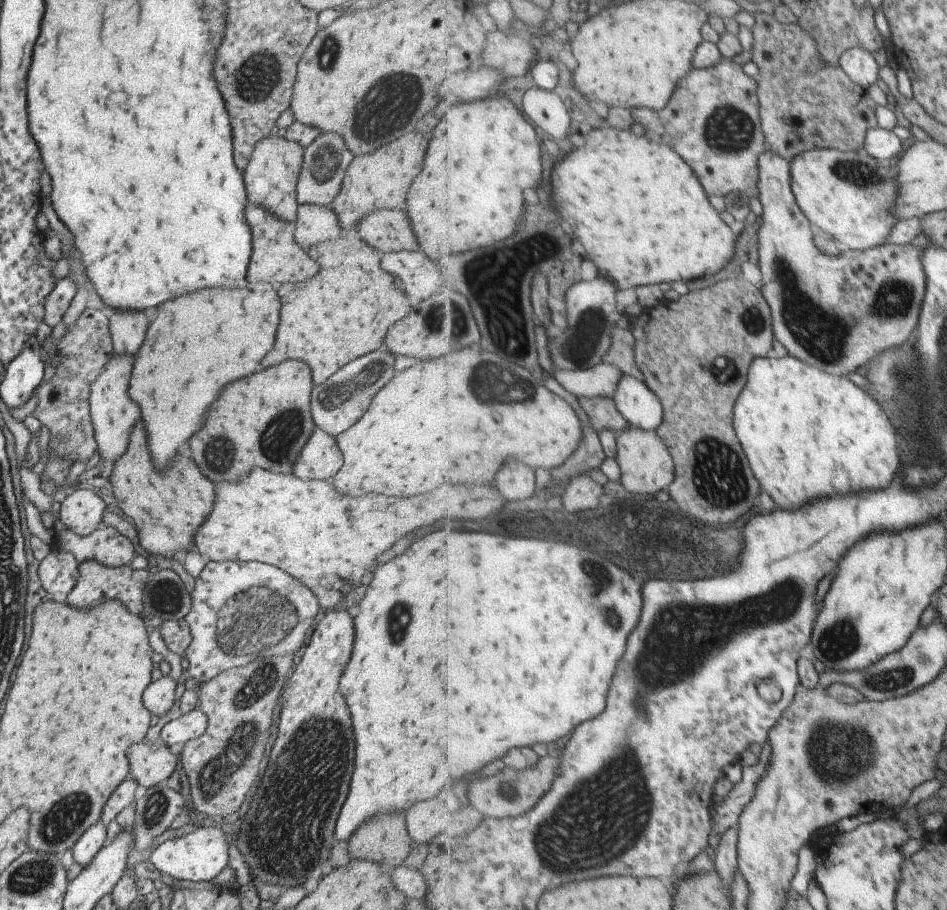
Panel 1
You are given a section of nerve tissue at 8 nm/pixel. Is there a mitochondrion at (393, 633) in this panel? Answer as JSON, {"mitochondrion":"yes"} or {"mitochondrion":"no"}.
{"mitochondrion":"yes"}

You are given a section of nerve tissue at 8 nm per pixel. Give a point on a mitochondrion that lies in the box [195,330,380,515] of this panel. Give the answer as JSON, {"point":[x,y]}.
{"point":[282,433]}

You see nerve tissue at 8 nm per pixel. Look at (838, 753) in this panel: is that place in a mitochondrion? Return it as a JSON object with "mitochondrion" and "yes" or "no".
{"mitochondrion":"yes"}

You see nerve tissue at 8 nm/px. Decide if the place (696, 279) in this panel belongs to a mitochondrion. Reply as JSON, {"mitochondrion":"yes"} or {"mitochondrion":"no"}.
{"mitochondrion":"no"}

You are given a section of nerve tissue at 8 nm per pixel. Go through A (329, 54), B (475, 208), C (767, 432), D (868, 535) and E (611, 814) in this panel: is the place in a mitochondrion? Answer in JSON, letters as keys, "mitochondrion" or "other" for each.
{"A":"mitochondrion","B":"other","C":"other","D":"other","E":"mitochondrion"}

